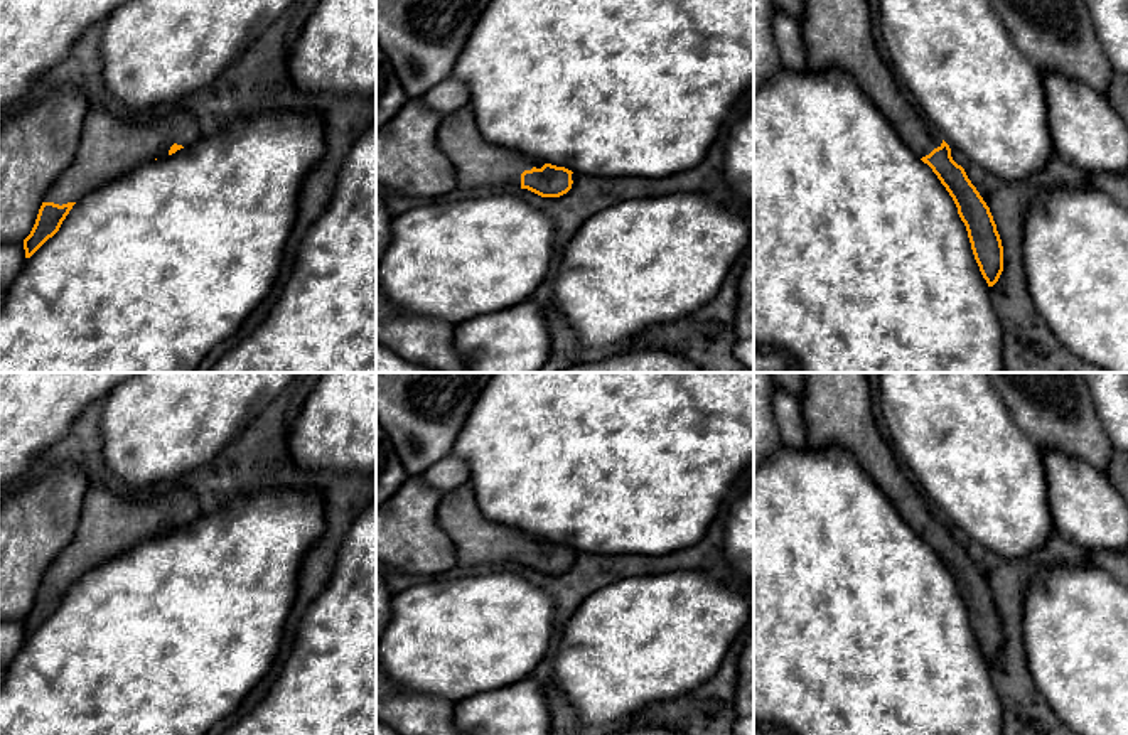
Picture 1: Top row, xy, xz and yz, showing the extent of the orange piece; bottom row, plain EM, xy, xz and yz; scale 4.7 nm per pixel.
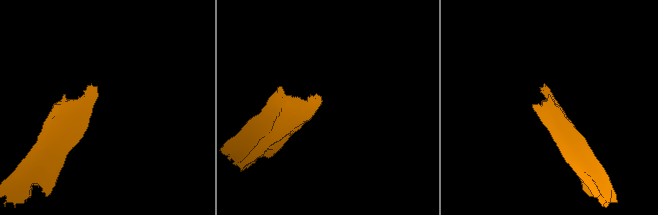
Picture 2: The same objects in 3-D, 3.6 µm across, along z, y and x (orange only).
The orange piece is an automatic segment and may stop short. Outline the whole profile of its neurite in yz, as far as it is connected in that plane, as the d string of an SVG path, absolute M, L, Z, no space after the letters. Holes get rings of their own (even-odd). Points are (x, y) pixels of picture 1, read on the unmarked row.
M806 373L799 406L809 448L838 445L850 452L905 523L932 546L958 585L983 656L993 664L1003 649L1003 624L990 585L878 432L868 373Z

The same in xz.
M470 484L445 492L437 523L455 545L459 563L528 566L541 575L560 575L572 566L575 551L565 545L519 533L489 519L477 506Z

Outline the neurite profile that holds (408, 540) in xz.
M422 475L405 484L376 507L376 563L400 573L440 578L457 563L450 536L437 523L443 492L427 486Z

